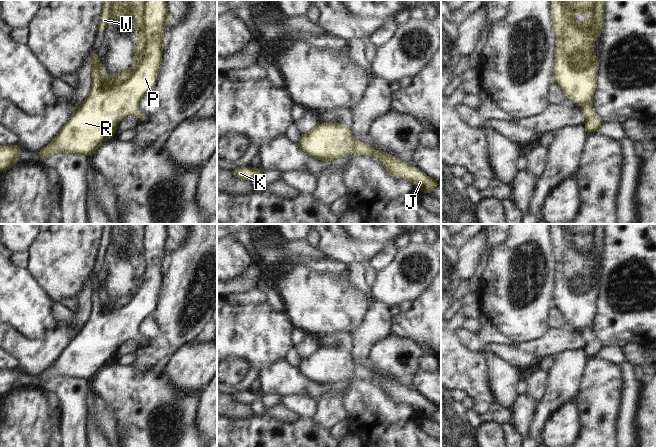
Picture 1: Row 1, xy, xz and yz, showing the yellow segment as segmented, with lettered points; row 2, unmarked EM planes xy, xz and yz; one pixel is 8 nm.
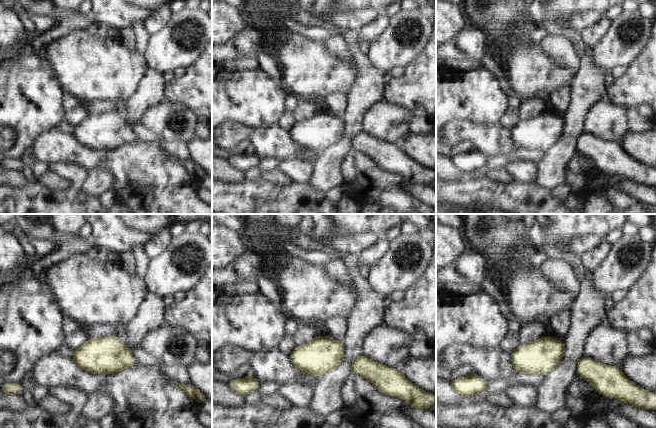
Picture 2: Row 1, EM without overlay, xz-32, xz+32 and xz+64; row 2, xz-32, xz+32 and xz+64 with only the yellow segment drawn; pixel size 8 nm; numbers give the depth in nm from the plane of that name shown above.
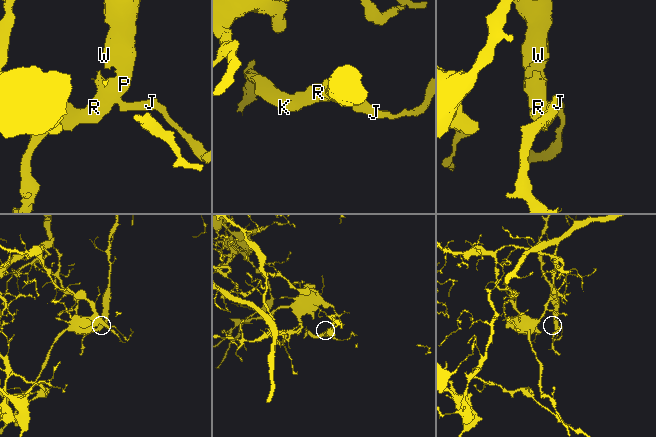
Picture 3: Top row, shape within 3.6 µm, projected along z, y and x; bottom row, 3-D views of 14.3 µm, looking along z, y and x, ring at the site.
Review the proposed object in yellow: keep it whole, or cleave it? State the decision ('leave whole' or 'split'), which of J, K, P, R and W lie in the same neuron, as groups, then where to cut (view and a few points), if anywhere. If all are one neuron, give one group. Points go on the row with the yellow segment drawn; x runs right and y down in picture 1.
leave whole; groups J K P R W; cut none

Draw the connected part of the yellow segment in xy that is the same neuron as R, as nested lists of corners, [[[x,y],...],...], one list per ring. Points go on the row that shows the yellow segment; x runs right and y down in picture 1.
[[[104,0],[97,28],[102,32],[107,25],[113,26],[112,19],[122,15],[129,18],[135,13],[138,14],[138,22],[134,23],[133,27],[138,38],[134,41],[133,65],[127,72],[110,77],[96,52],[90,51],[92,74],[90,92],[54,140],[38,152],[40,160],[60,151],[90,157],[102,142],[115,136],[117,125],[123,118],[138,115],[140,122],[147,120],[147,115],[139,112],[138,102],[145,94],[152,92],[158,80],[166,39],[166,24],[170,22],[166,0]]]

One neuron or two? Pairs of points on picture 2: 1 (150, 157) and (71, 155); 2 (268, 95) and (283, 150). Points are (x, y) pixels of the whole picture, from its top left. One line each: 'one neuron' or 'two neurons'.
1: one neuron
2: two neurons

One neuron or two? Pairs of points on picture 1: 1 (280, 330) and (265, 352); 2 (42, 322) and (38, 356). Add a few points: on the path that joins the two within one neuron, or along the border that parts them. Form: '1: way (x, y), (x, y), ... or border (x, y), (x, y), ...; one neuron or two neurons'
1: way (275, 335), (265, 347); one neuron
2: border (58, 322), (36, 339), (28, 339), (17, 331); two neurons

